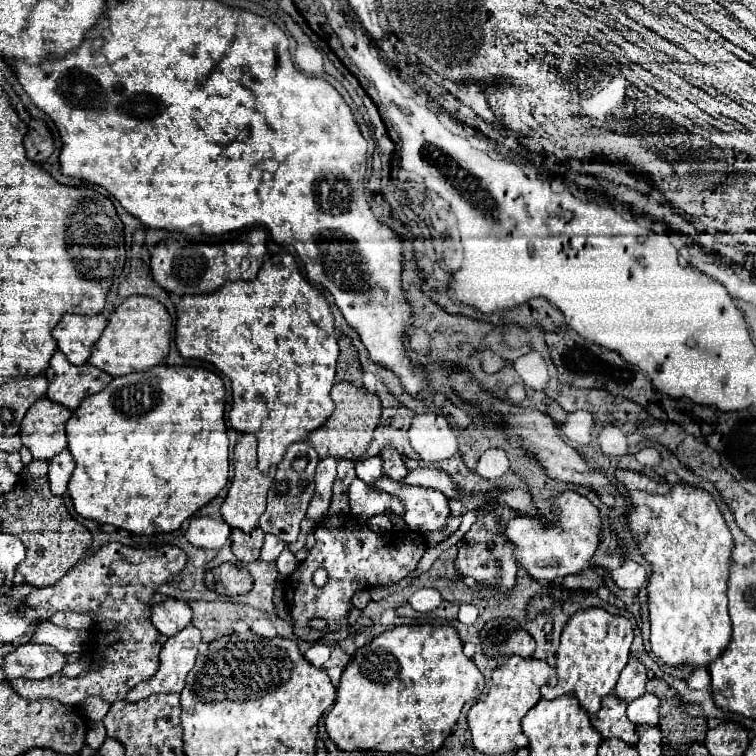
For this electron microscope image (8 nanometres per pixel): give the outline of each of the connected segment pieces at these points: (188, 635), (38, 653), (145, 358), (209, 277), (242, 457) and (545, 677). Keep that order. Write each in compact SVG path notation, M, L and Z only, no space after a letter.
M193 625L179 631L175 637L167 639L159 653L157 673L149 681L143 681L135 689L131 689L131 693L127 693L125 699L139 701L155 693L181 693L185 677L195 665L199 643L201 633Z
M25 643L5 657L3 671L9 679L45 679L63 669L67 657L51 645Z
M141 295L127 297L107 319L109 323L95 341L95 351L91 351L91 365L99 367L111 377L121 377L165 363L171 347L171 317L159 301Z
M261 227L247 229L239 239L253 239L253 243L241 241L187 241L187 243L157 243L151 253L151 275L167 291L175 295L199 295L219 289L227 281L255 279L261 269L267 245L267 233Z
M241 435L241 439L235 445L235 451L233 451L233 463L235 463L235 477L233 477L231 489L221 505L221 515L233 529L237 527L243 533L251 533L257 527L257 521L265 509L265 499L267 499L269 485L275 477L275 469L265 471L265 473L257 469L257 439L253 435Z
M511 655L505 665L493 671L493 685L487 697L483 701L473 703L467 713L473 747L479 749L481 753L495 753L495 755L527 747L529 741L521 731L521 717L541 699L539 687L545 683L555 685L555 681L557 681L555 669L547 661L539 661L533 657L521 659L517 655Z

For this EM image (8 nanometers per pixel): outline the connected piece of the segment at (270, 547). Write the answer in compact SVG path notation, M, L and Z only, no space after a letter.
M265 535L265 541L263 541L263 547L261 547L261 559L263 561L275 561L281 551L285 549L285 543L279 541L279 537L275 535Z

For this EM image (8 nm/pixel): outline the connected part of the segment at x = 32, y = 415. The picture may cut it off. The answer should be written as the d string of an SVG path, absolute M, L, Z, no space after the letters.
M43 397L29 407L19 437L23 445L31 451L33 459L49 461L67 447L65 423L69 421L71 411L51 399Z

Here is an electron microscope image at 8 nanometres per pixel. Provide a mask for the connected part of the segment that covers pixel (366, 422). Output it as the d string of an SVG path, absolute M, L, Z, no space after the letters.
M349 381L335 383L331 395L335 399L335 411L331 413L327 423L323 423L319 429L309 433L309 443L315 447L319 457L331 455L335 459L347 457L351 461L359 461L359 459L365 457L365 449L367 449L367 445L371 441L373 429L379 423L381 401L379 401L379 397L375 393L369 393L365 387L357 387L357 385L349 383Z

